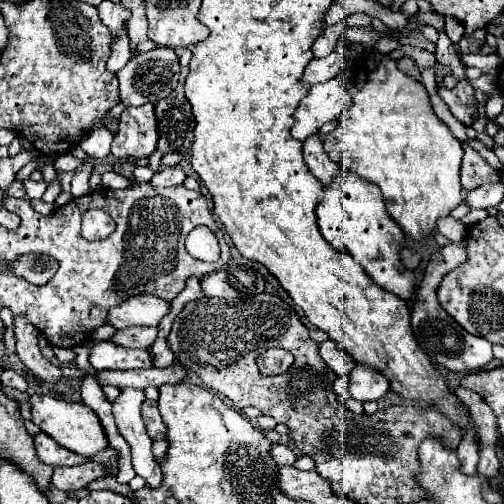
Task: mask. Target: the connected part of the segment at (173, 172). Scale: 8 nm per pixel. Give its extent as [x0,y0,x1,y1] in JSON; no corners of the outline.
[151,166,185,188]

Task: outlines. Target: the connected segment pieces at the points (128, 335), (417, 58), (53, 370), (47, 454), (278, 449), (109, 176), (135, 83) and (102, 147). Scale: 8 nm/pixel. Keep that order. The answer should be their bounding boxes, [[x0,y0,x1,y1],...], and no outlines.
[[111,326,159,348],[387,45,436,72],[13,314,61,382],[35,432,85,466],[269,444,295,466],[101,171,131,190],[117,48,179,106],[83,126,113,160]]

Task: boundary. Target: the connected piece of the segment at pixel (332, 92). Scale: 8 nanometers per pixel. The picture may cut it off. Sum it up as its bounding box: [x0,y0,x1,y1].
[291,78,351,140]

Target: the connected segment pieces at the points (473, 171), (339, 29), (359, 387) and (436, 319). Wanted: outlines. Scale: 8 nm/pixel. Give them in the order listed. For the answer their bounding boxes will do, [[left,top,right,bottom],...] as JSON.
[[461,144,501,190],[313,22,347,58],[349,364,389,400],[411,240,493,372]]

